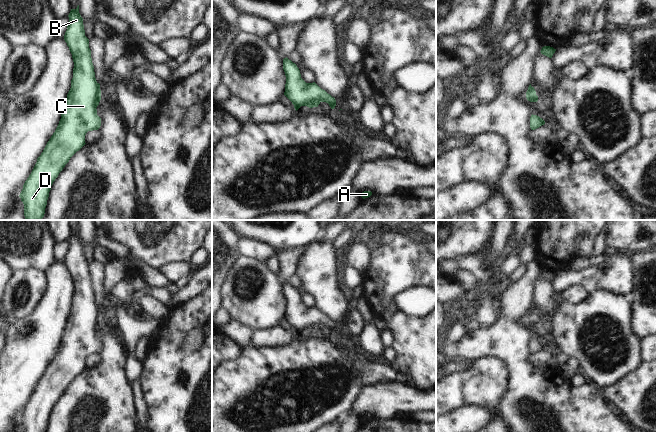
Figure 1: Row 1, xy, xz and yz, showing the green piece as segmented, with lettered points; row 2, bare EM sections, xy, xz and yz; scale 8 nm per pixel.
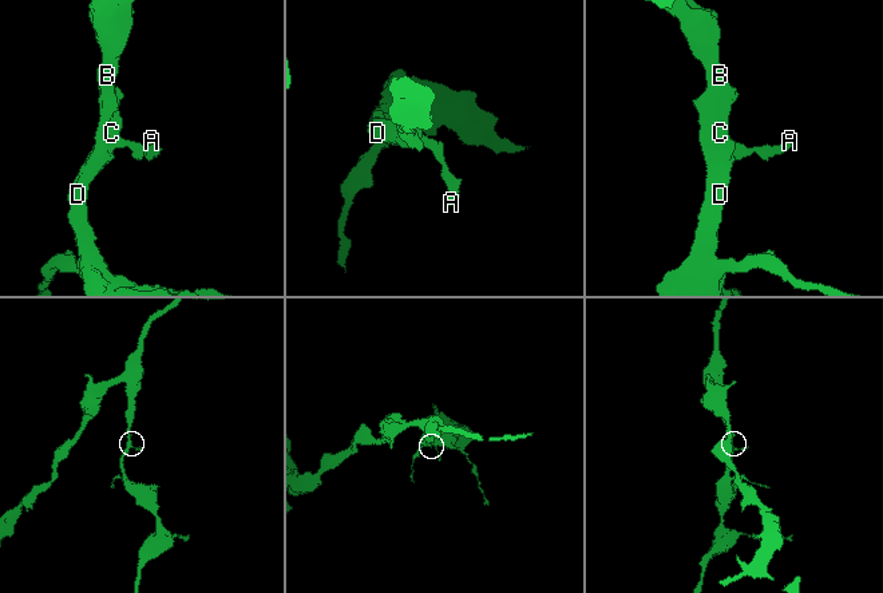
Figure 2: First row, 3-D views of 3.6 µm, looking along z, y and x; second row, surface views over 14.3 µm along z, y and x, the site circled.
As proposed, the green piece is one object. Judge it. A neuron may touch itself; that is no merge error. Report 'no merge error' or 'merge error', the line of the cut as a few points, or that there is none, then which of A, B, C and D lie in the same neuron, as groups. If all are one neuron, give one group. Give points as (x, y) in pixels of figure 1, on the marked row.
no merge error | no cut | A B C D

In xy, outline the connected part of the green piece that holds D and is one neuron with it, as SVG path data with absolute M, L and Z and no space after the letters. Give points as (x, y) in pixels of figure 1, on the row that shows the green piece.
M79 5L71 9L68 17L64 40L74 62L71 88L59 124L37 158L19 195L24 204L25 220L41 220L44 217L53 182L70 158L86 144L86 133L101 126L96 109L101 100L100 84L95 78L89 39L85 36Z

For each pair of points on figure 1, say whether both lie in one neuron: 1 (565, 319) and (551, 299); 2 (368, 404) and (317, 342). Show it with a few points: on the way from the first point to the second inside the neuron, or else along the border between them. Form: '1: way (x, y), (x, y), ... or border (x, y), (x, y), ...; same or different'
1: border (557, 309), (554, 313); different
2: border (380, 382), (365, 385), (352, 406), (345, 412); different

